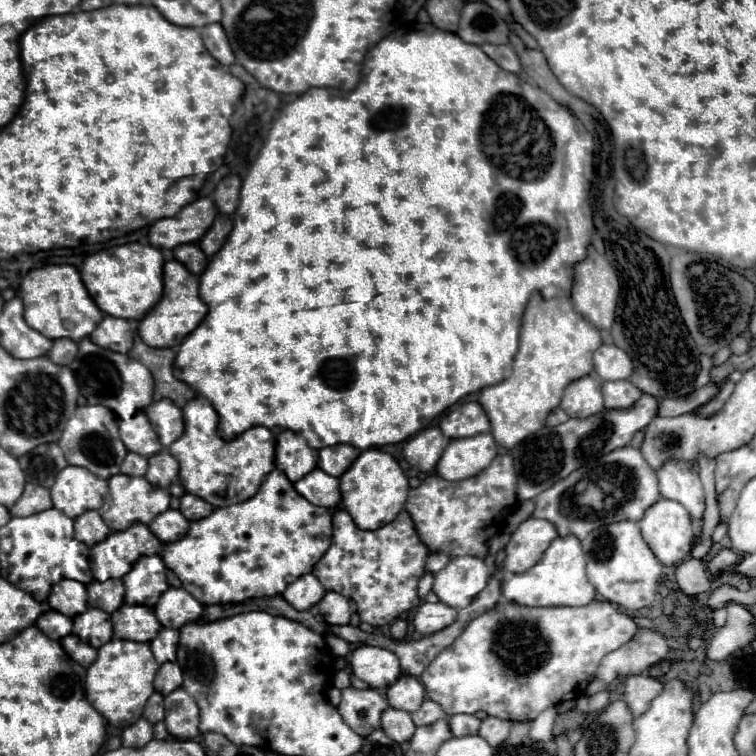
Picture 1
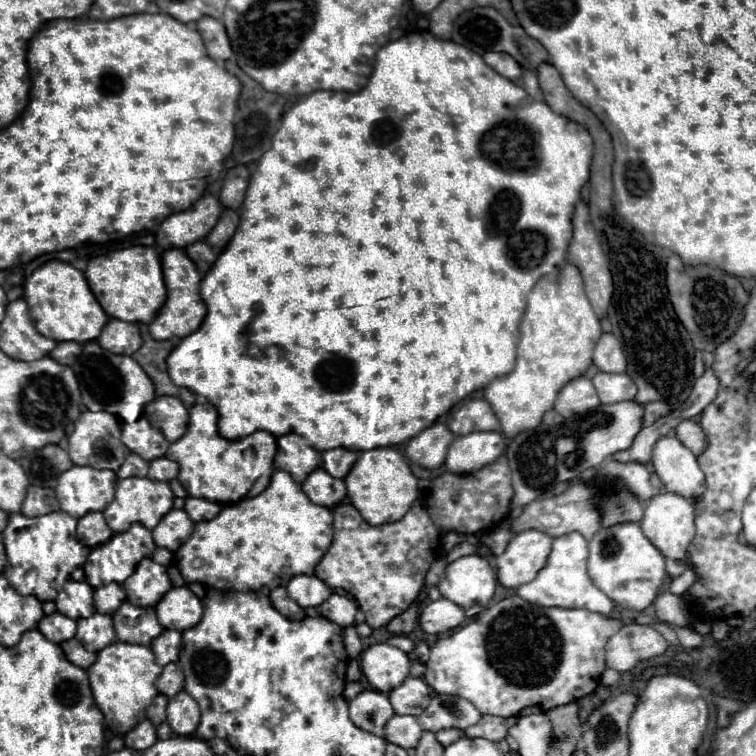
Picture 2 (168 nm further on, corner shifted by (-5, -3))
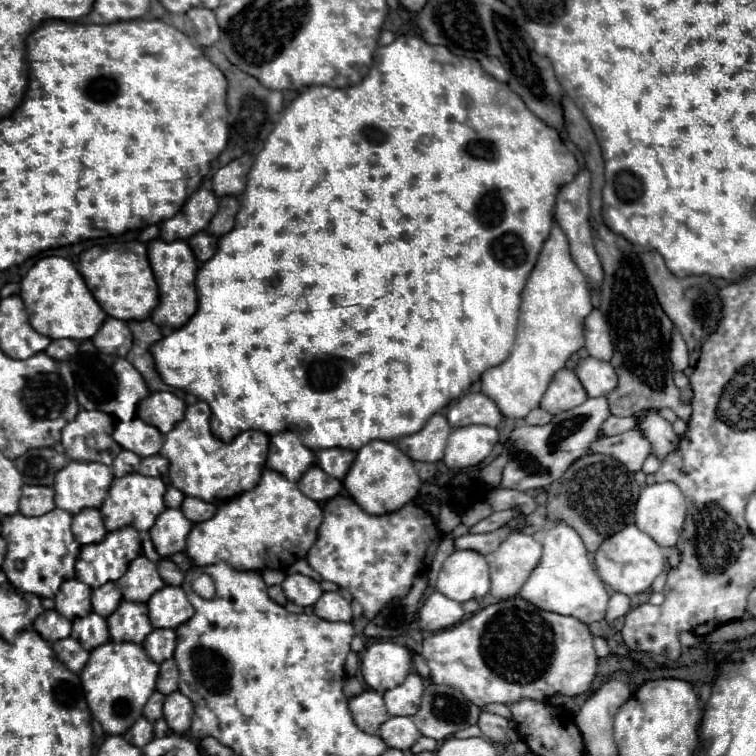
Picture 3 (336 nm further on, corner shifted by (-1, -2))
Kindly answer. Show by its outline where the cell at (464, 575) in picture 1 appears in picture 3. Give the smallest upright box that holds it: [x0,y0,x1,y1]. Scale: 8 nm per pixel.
[437,550,489,602]

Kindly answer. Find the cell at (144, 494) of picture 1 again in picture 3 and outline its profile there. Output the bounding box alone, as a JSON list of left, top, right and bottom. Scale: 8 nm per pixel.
[99,472,165,532]

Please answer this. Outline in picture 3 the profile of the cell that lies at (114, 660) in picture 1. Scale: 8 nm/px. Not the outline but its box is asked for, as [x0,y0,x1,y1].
[81,642,159,734]

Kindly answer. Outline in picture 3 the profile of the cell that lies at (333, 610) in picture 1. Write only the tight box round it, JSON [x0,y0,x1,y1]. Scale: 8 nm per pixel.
[315,592,351,622]

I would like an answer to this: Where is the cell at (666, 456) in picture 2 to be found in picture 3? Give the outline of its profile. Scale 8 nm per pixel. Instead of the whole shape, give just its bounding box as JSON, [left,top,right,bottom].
[639,410,679,462]

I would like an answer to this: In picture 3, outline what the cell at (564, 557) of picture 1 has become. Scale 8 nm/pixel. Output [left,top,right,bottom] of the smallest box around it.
[519,524,609,624]

